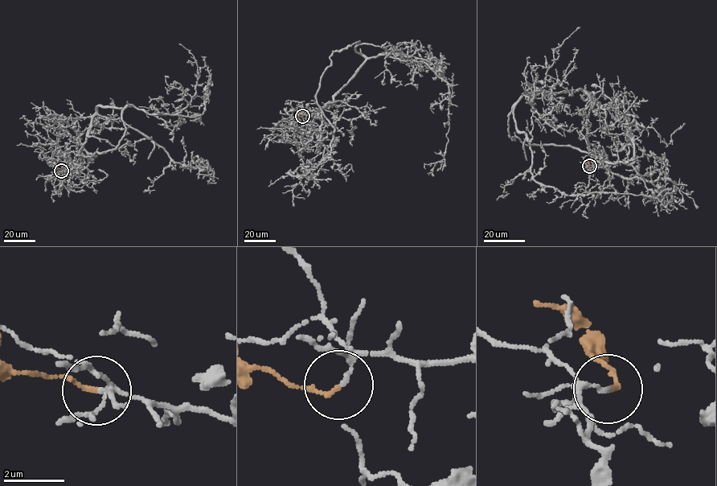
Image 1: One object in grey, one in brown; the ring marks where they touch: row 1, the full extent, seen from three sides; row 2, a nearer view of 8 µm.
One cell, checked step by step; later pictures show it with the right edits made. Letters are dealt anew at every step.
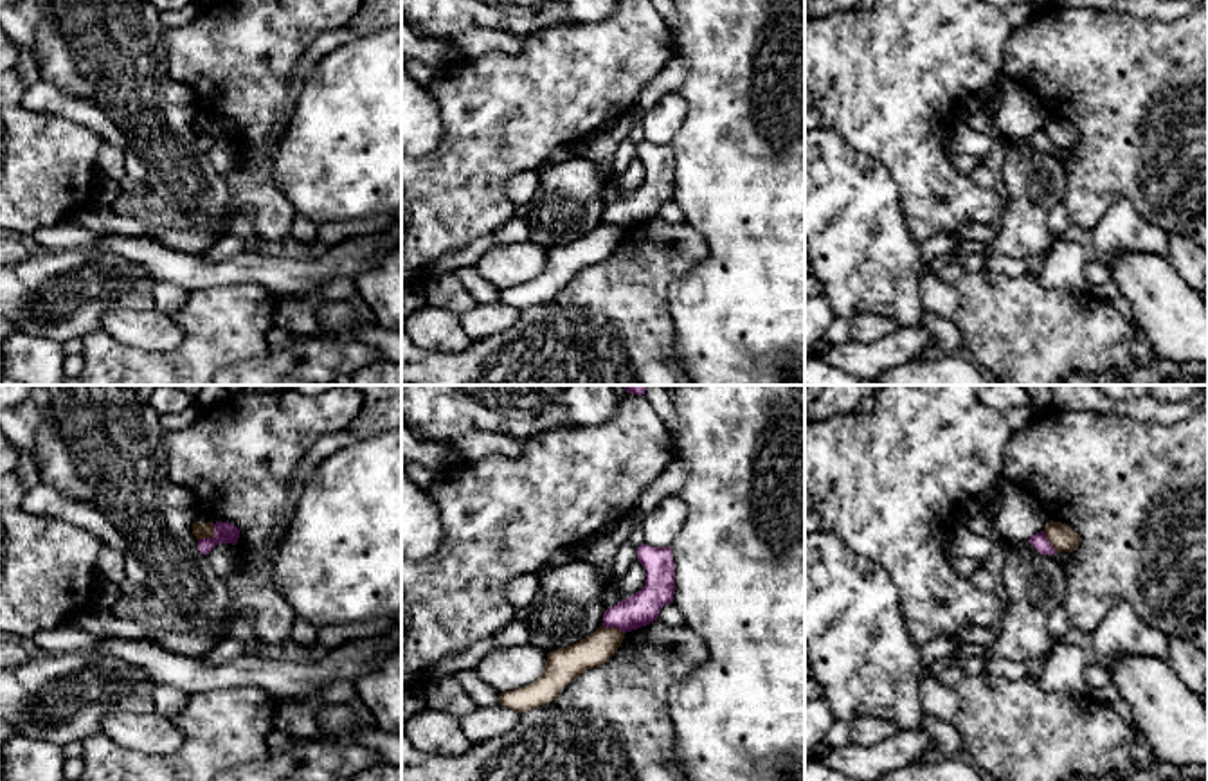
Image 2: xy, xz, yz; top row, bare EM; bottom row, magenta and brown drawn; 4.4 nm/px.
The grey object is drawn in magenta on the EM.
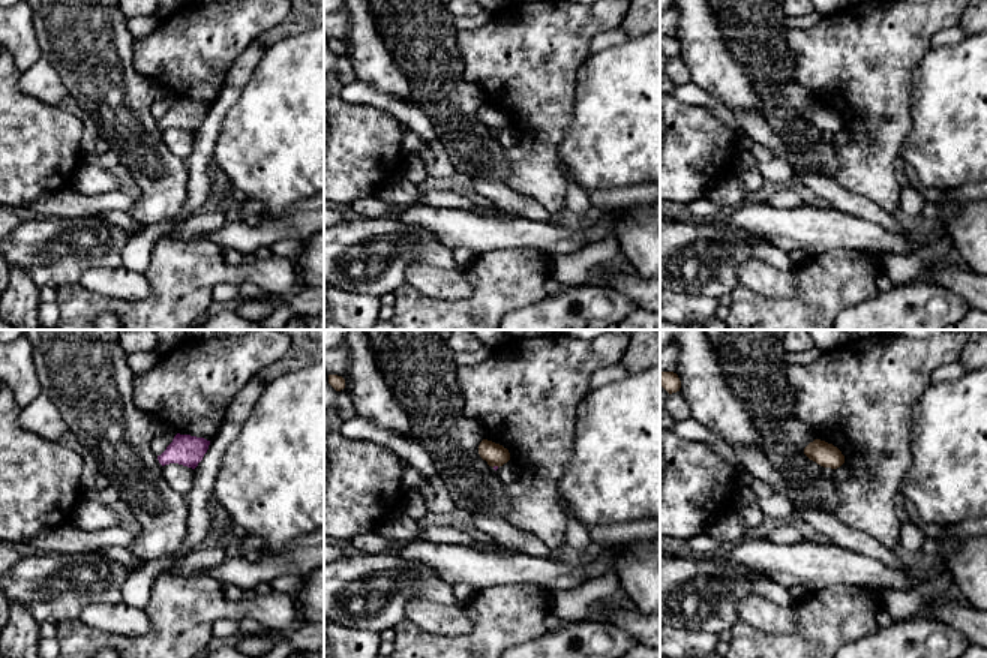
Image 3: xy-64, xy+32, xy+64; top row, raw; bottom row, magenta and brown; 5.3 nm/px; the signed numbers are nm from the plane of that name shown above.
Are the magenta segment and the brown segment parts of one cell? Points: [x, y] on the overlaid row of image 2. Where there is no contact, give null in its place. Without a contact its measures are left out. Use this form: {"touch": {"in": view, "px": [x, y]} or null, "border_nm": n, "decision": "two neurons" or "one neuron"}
{"touch": {"in": "xy", "px": [213, 537]}, "border_nm": 100, "decision": "two neurons"}

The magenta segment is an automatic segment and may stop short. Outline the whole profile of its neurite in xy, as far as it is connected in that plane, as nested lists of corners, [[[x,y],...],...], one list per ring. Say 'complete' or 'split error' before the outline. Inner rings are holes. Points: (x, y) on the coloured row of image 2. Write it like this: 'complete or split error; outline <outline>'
complete; outline [[[216,522],[214,536],[198,540],[198,549],[202,554],[209,554],[218,543],[238,543],[239,529],[229,522]]]

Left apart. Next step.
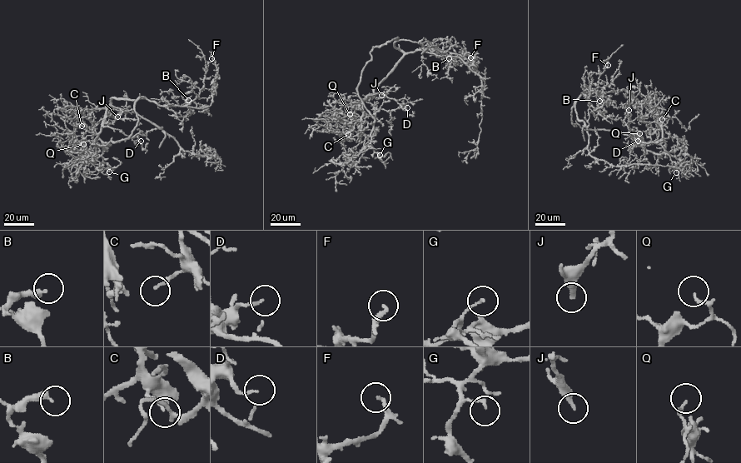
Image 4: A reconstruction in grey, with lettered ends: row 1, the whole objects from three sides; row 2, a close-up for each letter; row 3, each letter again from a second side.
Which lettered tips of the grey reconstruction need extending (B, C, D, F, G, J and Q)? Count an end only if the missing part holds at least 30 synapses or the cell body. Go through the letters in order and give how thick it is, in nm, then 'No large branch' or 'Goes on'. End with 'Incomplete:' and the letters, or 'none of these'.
B: Thickness 280 nm. Goes on
C: Thickness 90 nm. No large branch
D: Thickness 120 nm. No large branch
F: Thickness 200 nm. Goes on
G: Thickness 130 nm. No large branch
J: Thickness 260 nm. Goes on
Q: Thickness 110 nm. No large branch
Incomplete: B, F, J

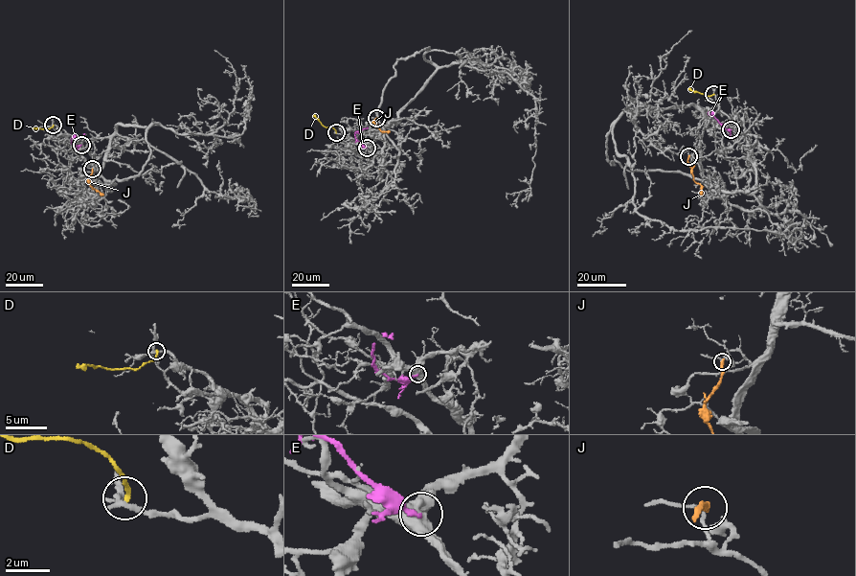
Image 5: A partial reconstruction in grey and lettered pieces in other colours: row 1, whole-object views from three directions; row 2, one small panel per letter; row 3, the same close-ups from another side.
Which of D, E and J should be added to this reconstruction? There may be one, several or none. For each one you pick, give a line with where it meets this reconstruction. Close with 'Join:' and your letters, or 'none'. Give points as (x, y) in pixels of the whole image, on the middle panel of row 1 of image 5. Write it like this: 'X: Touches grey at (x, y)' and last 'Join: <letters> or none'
Join: none

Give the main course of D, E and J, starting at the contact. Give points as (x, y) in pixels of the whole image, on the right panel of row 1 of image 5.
D: (713, 94), (707, 97), (688, 87)
E: (731, 129), (723, 127), (708, 111)
J: (688, 156), (687, 162), (693, 180), (701, 185), (700, 195)

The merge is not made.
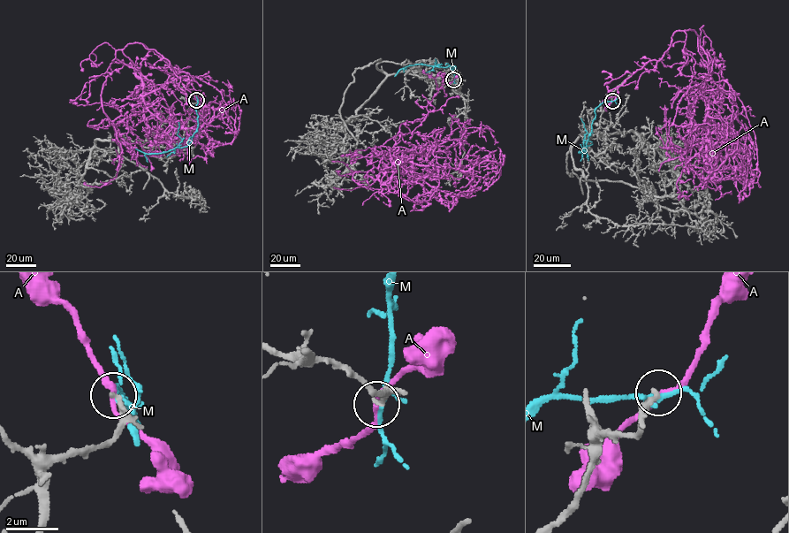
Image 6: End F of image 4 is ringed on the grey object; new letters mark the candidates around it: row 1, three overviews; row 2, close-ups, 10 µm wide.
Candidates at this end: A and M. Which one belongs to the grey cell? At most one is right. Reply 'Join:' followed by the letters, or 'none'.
Join: none

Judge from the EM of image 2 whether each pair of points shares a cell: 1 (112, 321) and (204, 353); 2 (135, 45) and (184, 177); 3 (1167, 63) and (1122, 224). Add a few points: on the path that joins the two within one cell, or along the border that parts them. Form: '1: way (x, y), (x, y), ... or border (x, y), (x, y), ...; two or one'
1: border (184, 332), (184, 341), (171, 350), (139, 350); two
2: way (135, 78), (135, 92), (155, 114), (166, 144); one
3: border (1093, 227), (1117, 202), (1127, 200), (1160, 229); two

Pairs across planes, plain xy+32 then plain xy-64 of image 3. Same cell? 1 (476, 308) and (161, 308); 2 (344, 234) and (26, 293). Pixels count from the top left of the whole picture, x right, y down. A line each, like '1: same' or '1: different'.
1: same
2: different

